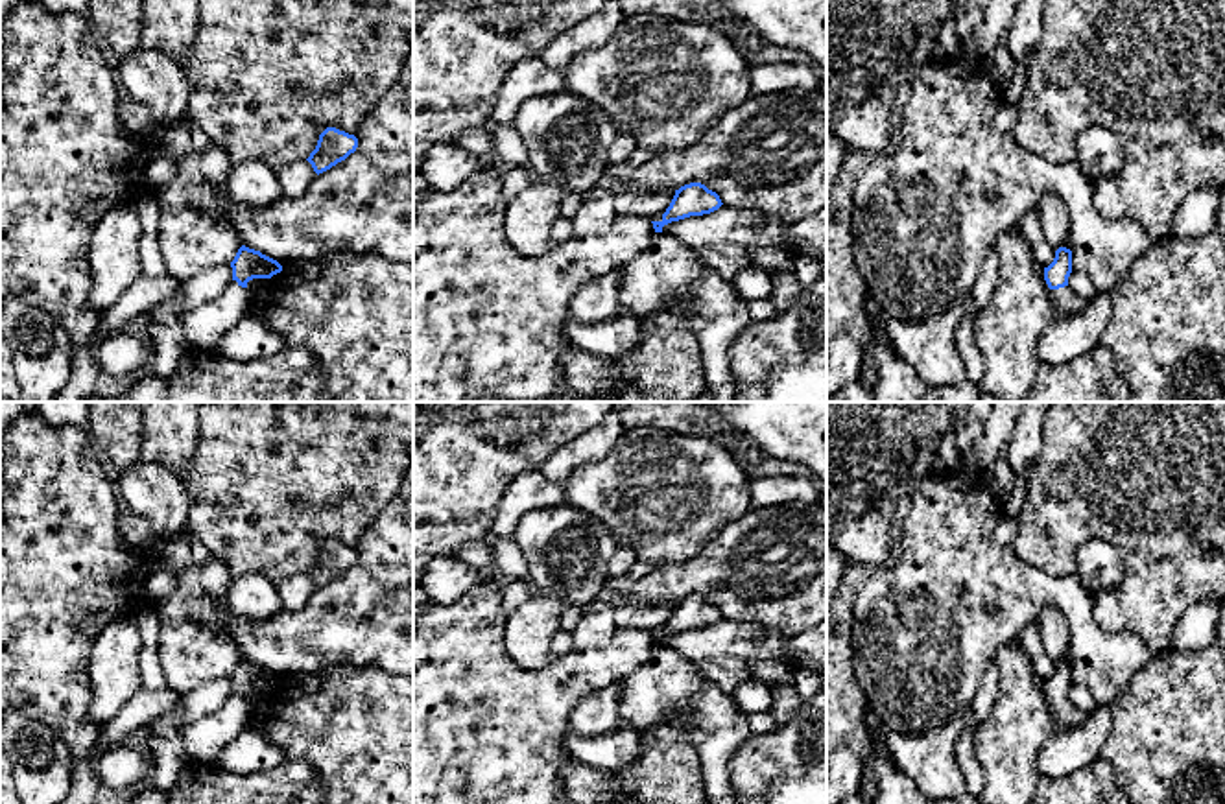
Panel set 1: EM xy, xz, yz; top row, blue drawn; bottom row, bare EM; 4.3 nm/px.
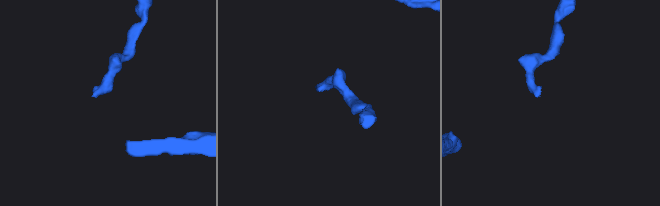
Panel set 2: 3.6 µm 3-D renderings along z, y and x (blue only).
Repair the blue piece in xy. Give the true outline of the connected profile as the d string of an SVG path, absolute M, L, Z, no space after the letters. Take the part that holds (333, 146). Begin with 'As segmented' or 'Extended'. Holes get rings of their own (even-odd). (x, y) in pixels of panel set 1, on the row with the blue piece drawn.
As segmented. M327 127L317 140L315 149L306 159L319 175L338 162L345 160L358 148L358 138L336 127Z

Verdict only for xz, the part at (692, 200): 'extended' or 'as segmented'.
as segmented

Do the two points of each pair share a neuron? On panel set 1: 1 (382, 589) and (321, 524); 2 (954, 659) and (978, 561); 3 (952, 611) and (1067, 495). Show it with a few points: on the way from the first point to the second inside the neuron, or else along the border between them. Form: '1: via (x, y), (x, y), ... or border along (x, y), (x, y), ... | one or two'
1: border along (380, 513), (353, 546) | two
2: via (954, 635), (954, 585) | one
3: border along (1000, 515), (993, 539), (1048, 574) | two

